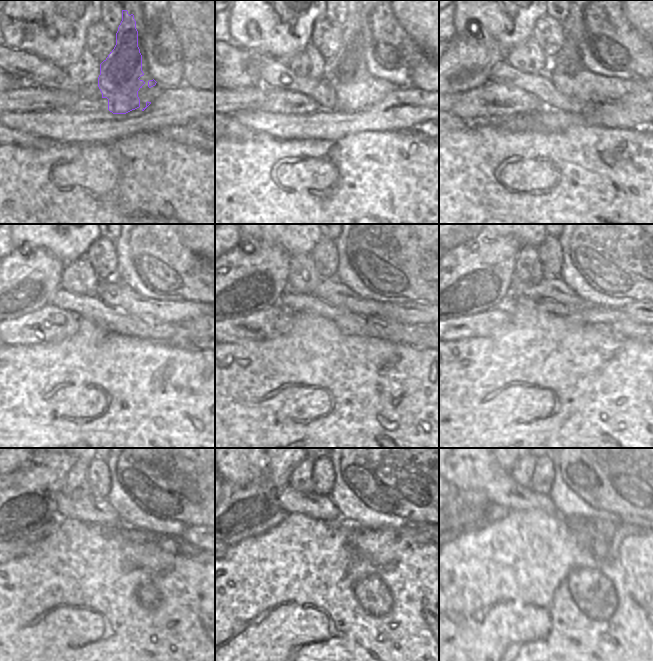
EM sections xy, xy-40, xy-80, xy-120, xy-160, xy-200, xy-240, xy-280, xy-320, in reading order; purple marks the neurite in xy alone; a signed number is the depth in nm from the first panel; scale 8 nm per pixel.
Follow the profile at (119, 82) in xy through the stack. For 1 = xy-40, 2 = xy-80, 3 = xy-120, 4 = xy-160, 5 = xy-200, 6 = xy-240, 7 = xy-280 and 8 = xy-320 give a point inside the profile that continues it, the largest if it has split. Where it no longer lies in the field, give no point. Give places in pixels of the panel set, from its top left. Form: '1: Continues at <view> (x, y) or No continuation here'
1: Continues at xy-40 (347, 68)
2: Continues at xy-80 (565, 70)
3: Continues at xy-120 (114, 293)
4: Continues at xy-160 (331, 290)
5: Continues at xy-200 (549, 288)
6: Continues at xy-240 (92, 510)
7: Continues at xy-280 (289, 500)
8: Continues at xy-320 (468, 468).

